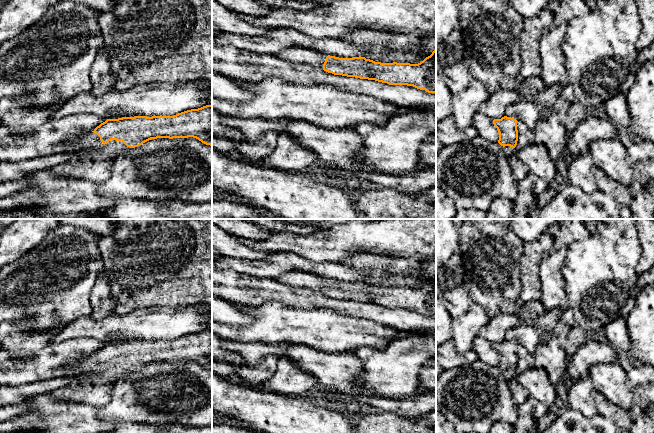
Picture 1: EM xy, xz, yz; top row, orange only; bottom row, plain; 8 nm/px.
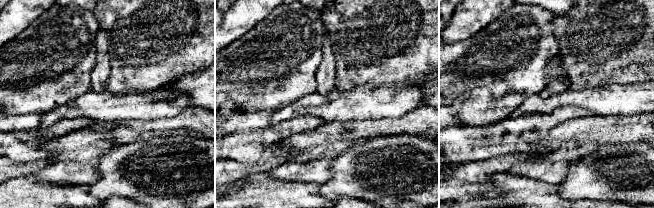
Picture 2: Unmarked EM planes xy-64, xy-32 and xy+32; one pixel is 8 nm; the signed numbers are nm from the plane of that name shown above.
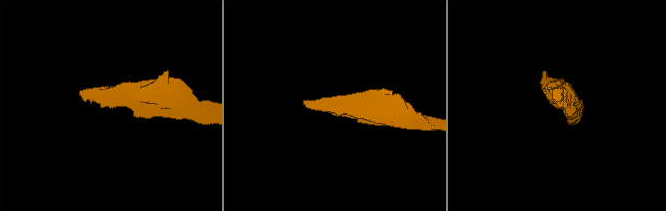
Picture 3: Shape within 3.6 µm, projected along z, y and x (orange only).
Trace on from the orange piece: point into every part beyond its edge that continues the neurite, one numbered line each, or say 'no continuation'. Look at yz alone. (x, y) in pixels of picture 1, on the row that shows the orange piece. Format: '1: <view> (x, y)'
1: yz (520, 171)

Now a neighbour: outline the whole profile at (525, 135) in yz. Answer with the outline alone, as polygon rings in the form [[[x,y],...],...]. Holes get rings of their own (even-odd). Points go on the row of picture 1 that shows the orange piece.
[[[519,101],[506,108],[505,116],[516,119],[518,130],[517,145],[520,149],[534,144],[534,128],[544,118],[544,109],[538,103]]]

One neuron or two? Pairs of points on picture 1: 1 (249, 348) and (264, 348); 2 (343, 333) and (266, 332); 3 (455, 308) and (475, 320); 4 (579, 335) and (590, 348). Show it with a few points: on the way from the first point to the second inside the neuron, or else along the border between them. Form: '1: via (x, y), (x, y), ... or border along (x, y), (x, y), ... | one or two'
1: via (253, 348), (260, 348) | one
2: via (324, 332), (285, 332) | one
3: border along (473, 303), (463, 313), (452, 317) | two
4: border along (587, 339), (569, 358) | two

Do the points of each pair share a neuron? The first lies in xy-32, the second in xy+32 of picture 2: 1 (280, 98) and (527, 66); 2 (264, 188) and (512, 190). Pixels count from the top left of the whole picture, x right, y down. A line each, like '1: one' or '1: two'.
1: one
2: one

